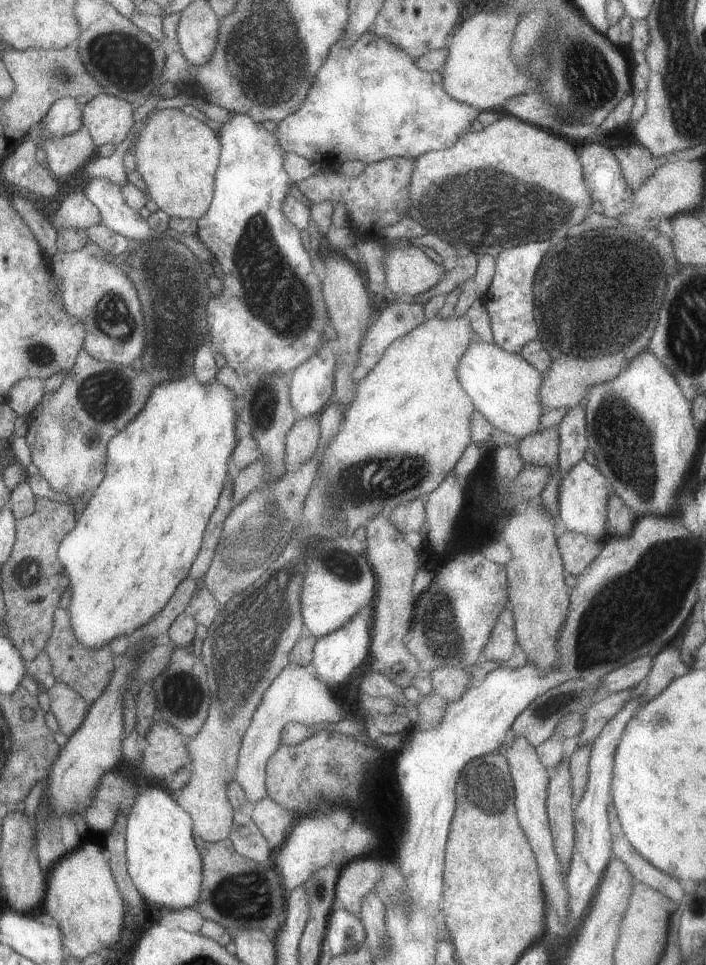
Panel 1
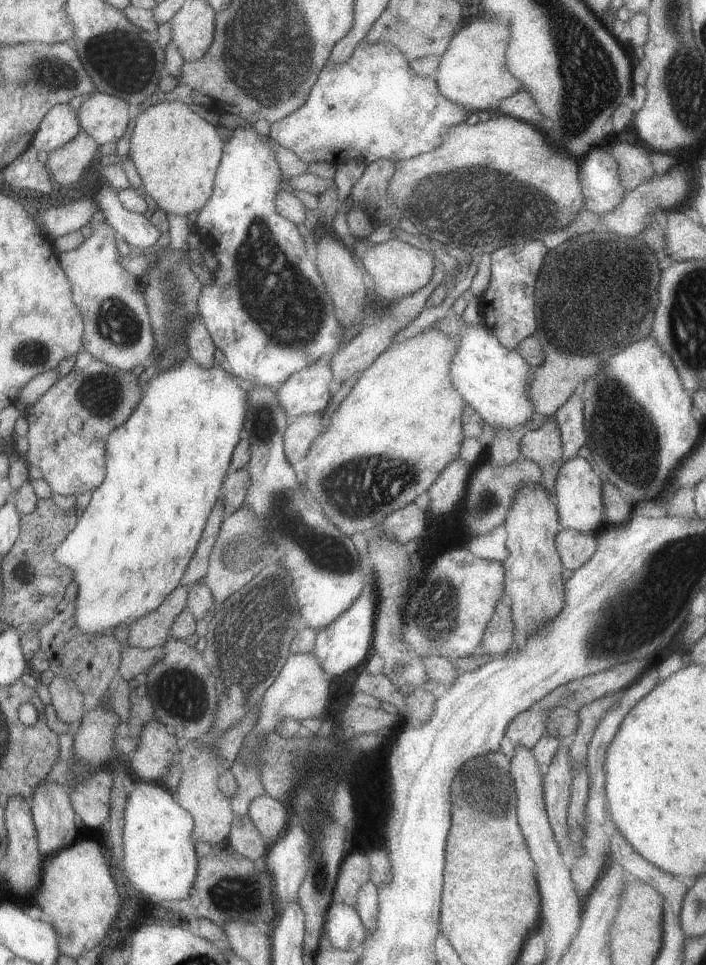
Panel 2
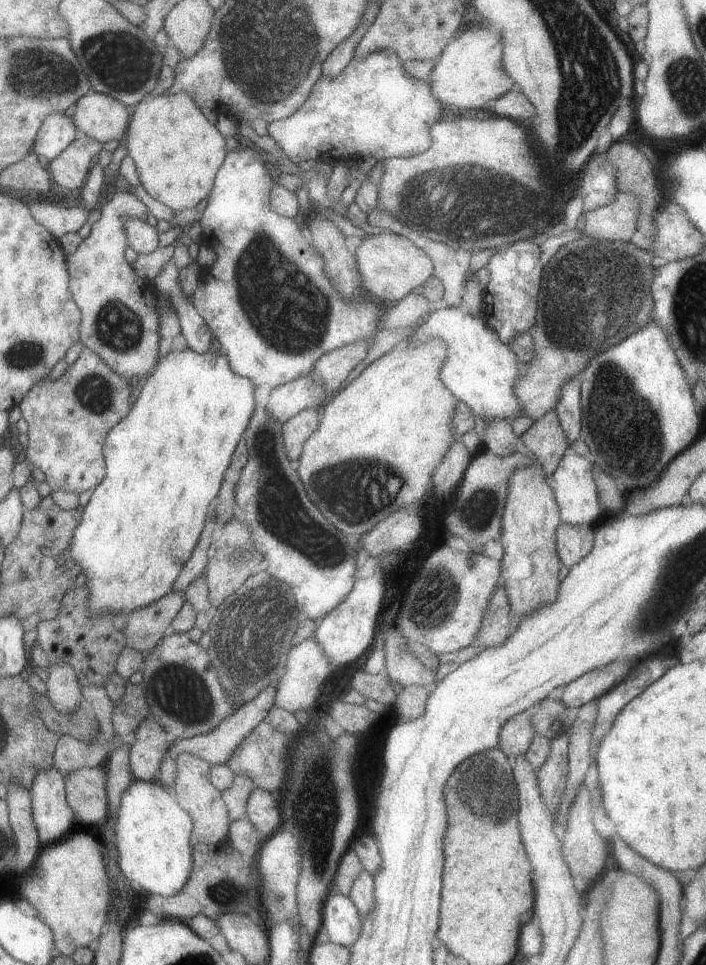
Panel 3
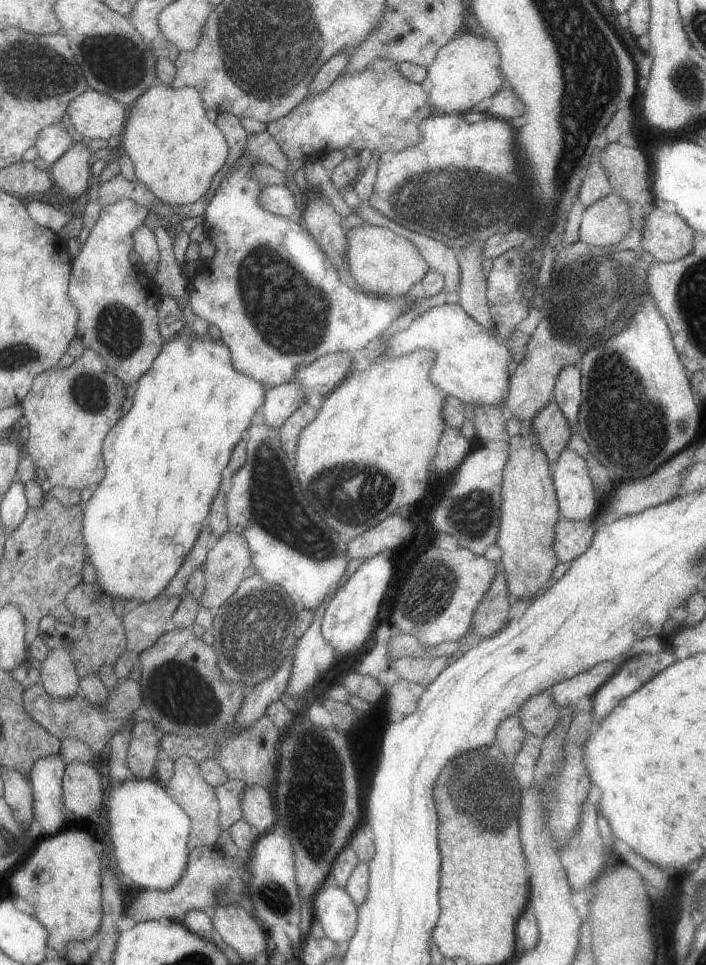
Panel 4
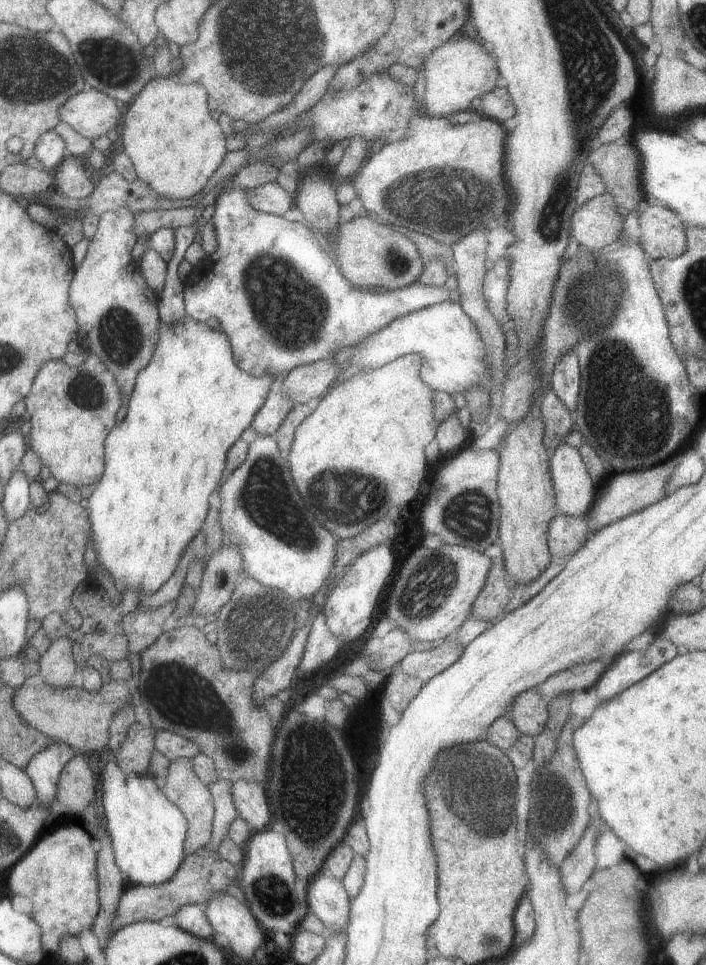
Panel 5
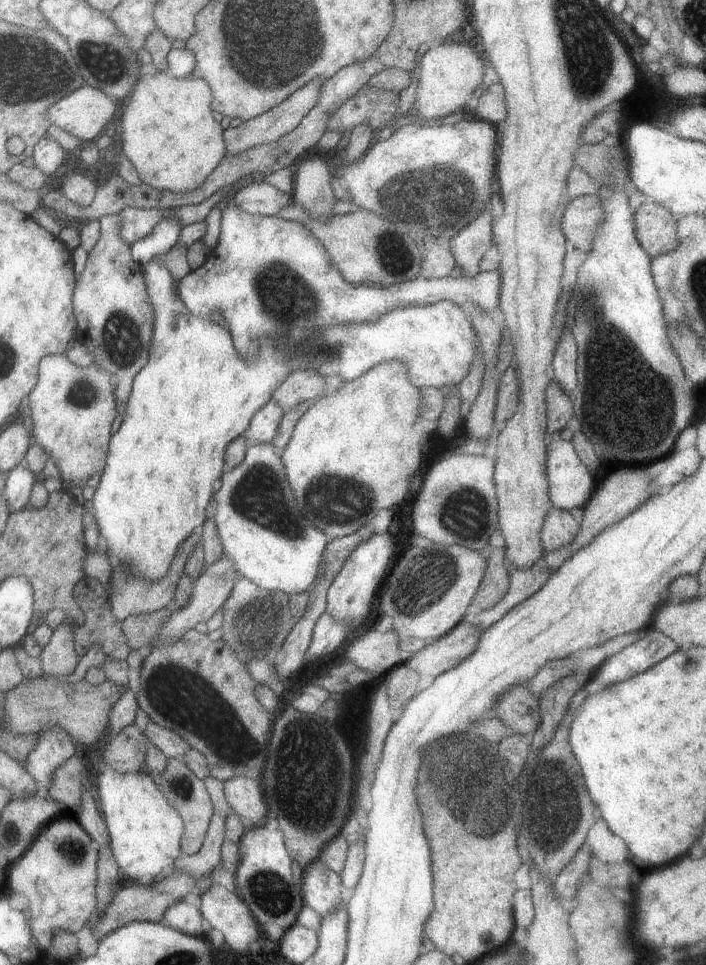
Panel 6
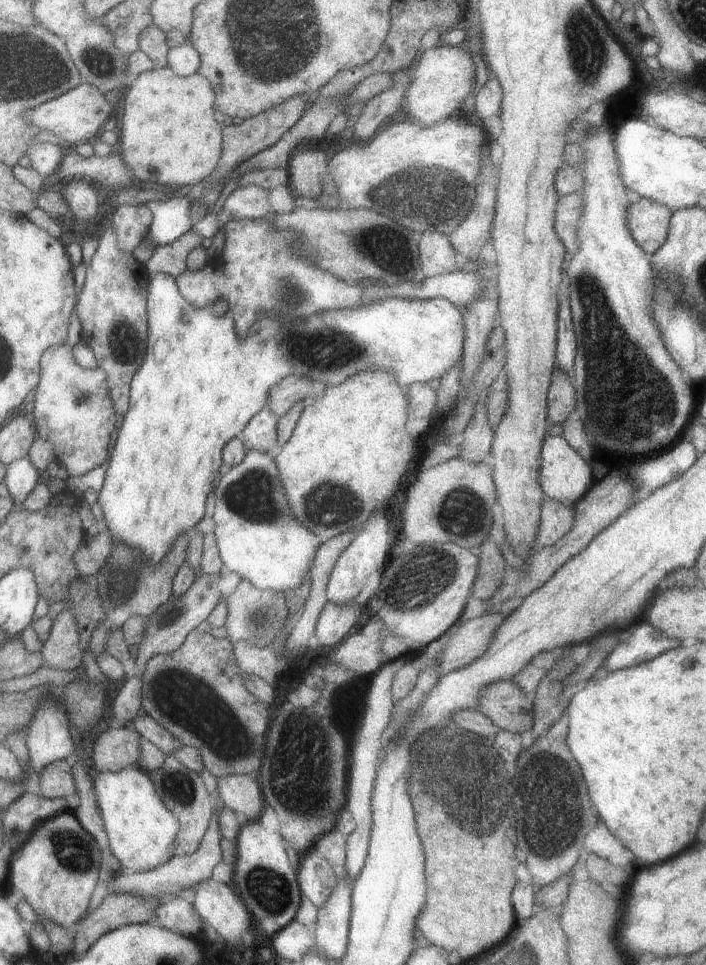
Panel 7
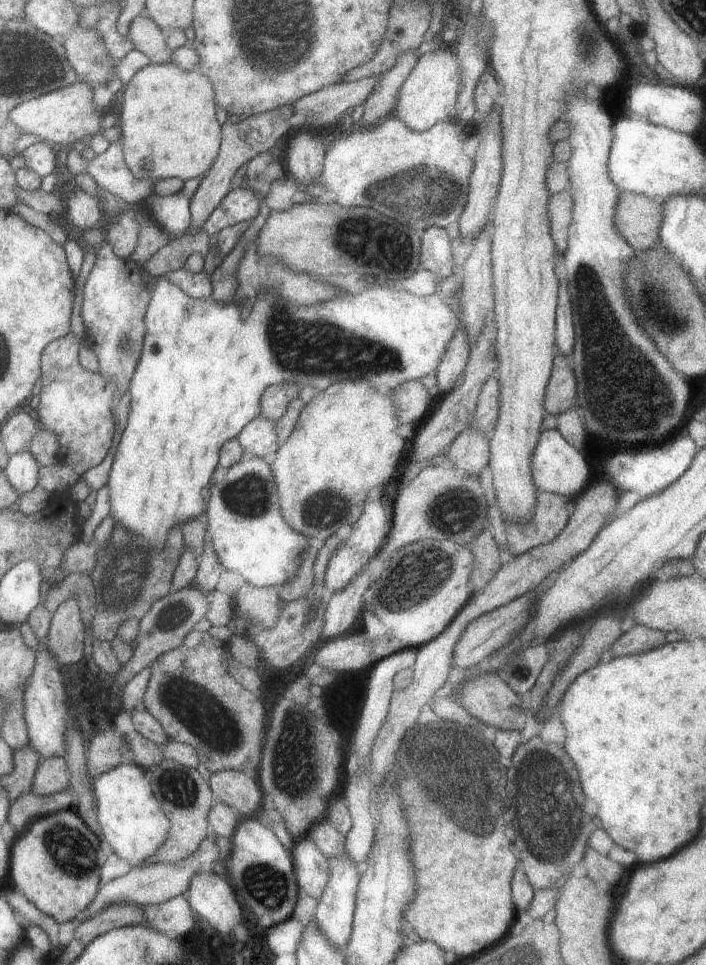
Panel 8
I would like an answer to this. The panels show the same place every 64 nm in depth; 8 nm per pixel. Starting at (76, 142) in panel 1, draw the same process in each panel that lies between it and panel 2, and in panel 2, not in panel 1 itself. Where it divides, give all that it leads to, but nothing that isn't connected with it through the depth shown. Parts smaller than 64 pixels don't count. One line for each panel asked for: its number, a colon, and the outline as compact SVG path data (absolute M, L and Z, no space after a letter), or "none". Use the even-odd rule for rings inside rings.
2: M79 132L79 136L49 154L47 170L61 188L75 186L79 180L83 180L85 170L89 168L97 150L97 142L91 136Z

